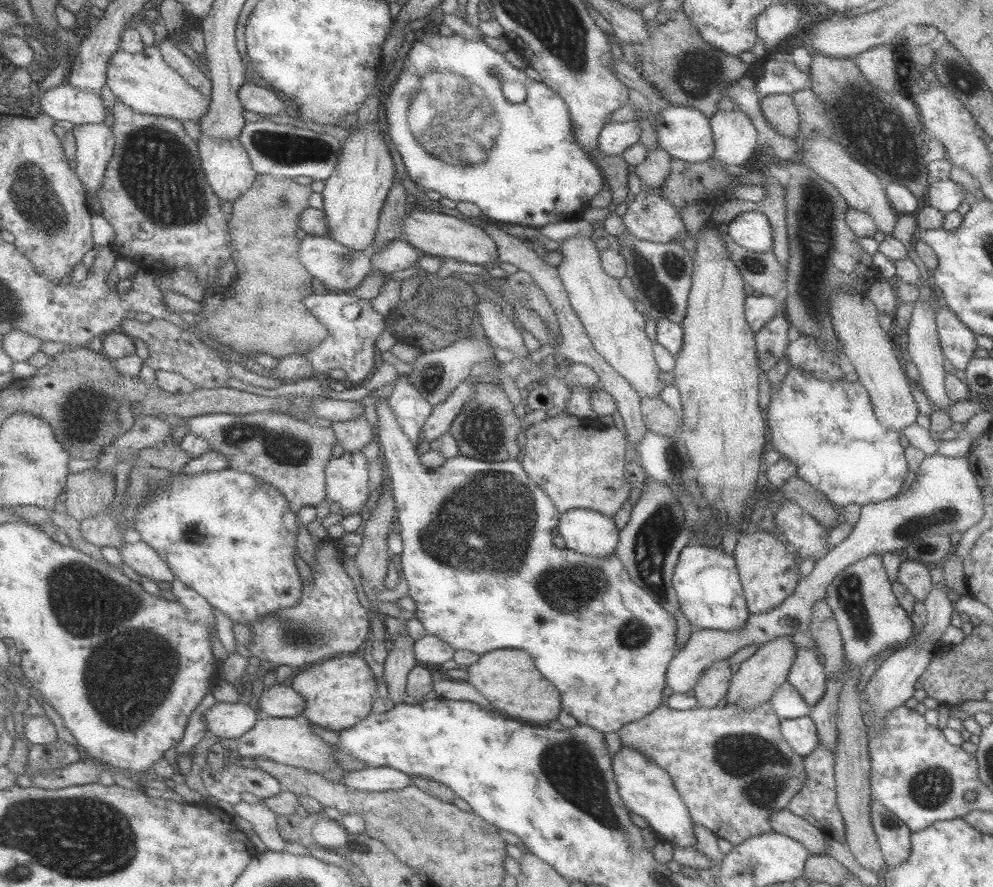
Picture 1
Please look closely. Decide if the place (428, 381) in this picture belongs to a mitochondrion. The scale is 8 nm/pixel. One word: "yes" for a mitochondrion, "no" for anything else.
no

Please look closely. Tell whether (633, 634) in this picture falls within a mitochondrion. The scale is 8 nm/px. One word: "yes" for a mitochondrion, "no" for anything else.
yes

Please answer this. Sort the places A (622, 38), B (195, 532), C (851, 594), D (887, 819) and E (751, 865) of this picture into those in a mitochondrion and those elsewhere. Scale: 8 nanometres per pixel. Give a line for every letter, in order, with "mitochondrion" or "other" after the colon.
A: other
B: mitochondrion
C: mitochondrion
D: mitochondrion
E: mitochondrion

